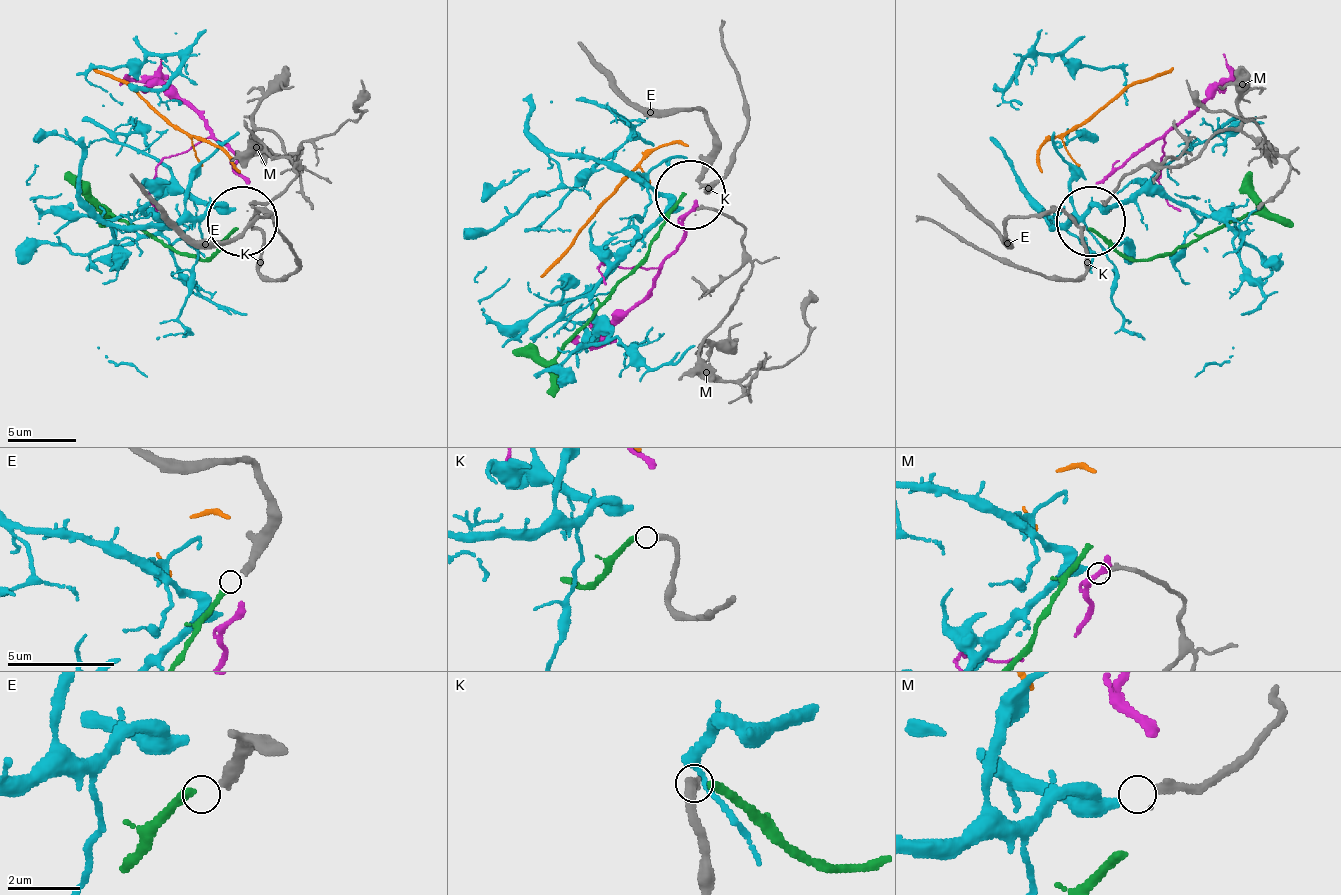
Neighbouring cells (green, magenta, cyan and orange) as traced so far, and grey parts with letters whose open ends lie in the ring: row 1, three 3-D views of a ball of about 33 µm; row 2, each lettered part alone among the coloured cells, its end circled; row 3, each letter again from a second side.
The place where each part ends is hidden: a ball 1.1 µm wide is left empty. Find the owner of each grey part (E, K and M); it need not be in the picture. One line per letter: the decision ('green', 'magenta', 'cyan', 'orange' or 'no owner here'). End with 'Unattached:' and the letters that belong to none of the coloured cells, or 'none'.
E: no owner here
K: green
M: cyan
Unattached: E

